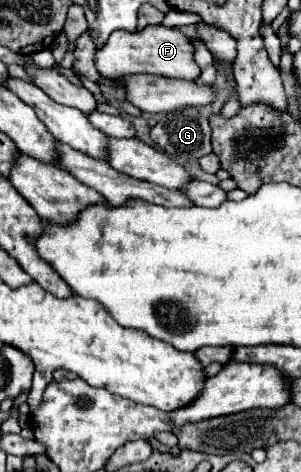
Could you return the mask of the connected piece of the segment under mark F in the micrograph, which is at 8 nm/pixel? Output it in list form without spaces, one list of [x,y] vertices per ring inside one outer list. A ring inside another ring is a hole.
[[[149,25],[135,33],[127,33],[123,29],[111,33],[107,43],[95,51],[95,67],[107,79],[117,79],[131,73],[153,73],[191,81],[201,73],[197,63],[193,61],[193,47],[189,37],[179,29],[165,25]]]

